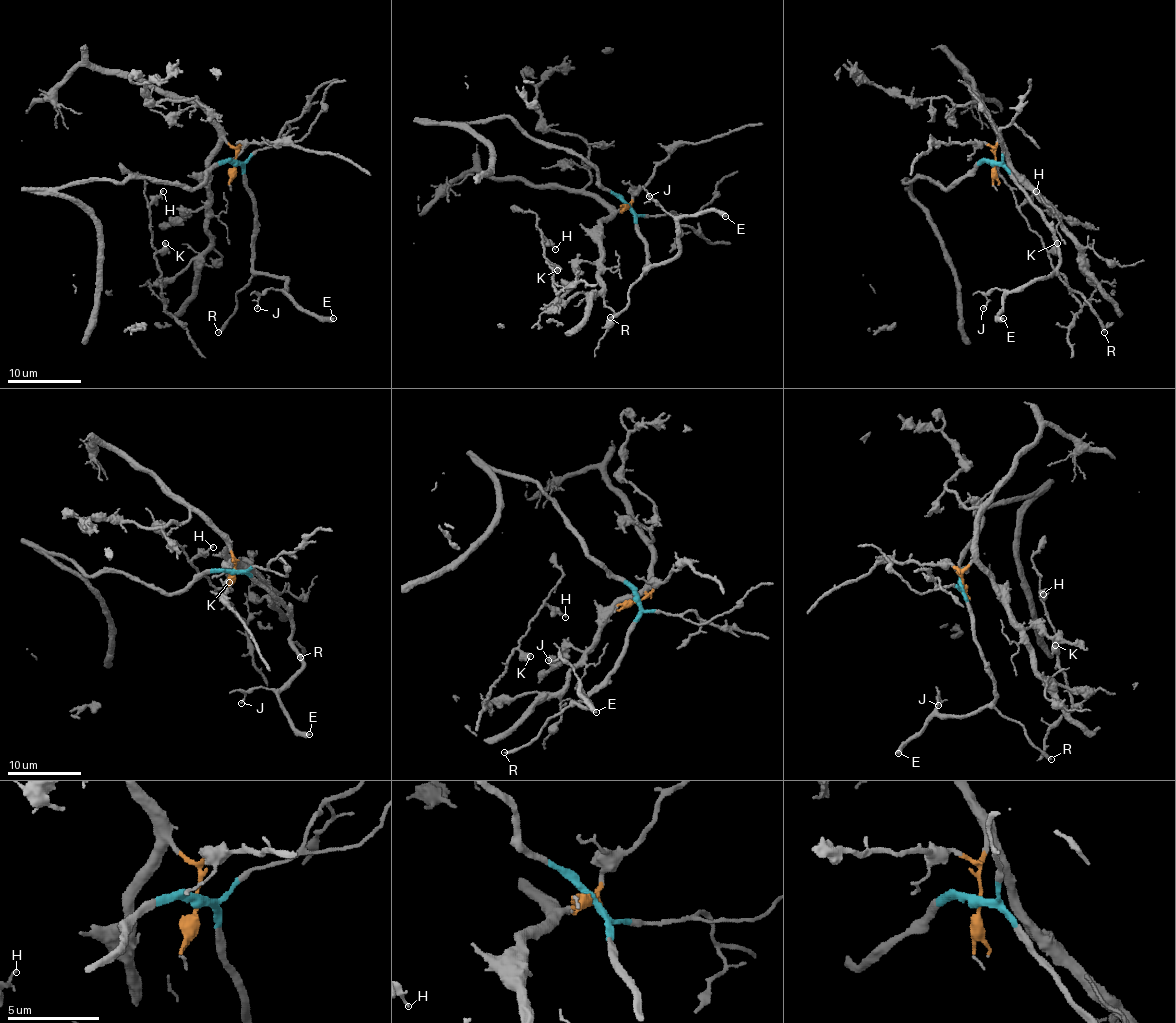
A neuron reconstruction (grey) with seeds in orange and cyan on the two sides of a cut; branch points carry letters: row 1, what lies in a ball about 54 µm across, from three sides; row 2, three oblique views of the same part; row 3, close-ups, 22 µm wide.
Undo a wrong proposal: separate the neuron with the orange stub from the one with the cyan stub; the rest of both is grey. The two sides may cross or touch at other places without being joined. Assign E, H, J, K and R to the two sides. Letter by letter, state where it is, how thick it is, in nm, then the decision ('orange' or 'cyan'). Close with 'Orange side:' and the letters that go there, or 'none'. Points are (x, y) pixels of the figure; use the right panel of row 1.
E: place (1003, 318); calibre 440 nm; cyan
H: place (1036, 191); calibre 80 nm; orange
J: place (983, 308); calibre 120 nm; cyan
K: place (1057, 243); calibre 500 nm; orange
R: place (1104, 332); calibre 220 nm; cyan
Orange side: H, K

